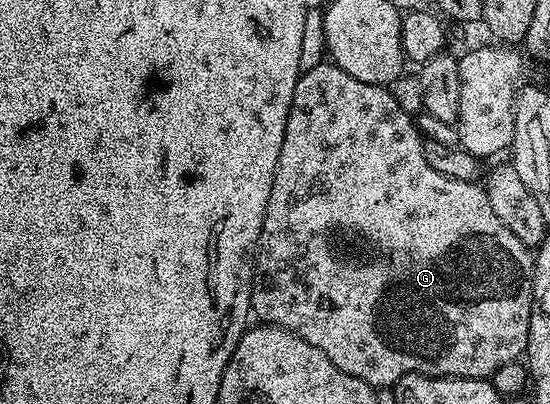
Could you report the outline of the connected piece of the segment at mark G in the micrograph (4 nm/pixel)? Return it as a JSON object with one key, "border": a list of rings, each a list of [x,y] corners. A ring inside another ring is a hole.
{"border":[[[331,60],[320,62],[317,66],[310,67],[309,70],[307,67],[296,81],[296,87],[294,88],[292,107],[286,120],[286,132],[282,136],[282,152],[278,156],[278,164],[274,172],[274,184],[270,188],[270,200],[266,204],[266,216],[262,224],[260,243],[256,246],[256,256],[252,272],[251,313],[255,317],[257,314],[260,317],[257,319],[261,323],[269,326],[281,326],[298,336],[302,336],[302,340],[306,340],[306,344],[314,344],[314,348],[318,348],[318,352],[326,352],[328,359],[338,368],[342,368],[342,372],[346,372],[350,376],[362,380],[366,385],[373,388],[382,386],[393,387],[399,378],[407,374],[430,374],[433,378],[491,379],[492,374],[498,372],[498,368],[502,368],[502,364],[510,364],[514,361],[514,356],[523,355],[528,348],[530,316],[532,315],[533,251],[529,247],[524,246],[522,240],[518,240],[518,236],[514,236],[514,232],[510,232],[510,228],[506,228],[506,224],[502,224],[502,220],[498,220],[498,216],[494,216],[494,208],[490,208],[488,193],[484,190],[483,185],[476,182],[454,180],[450,176],[442,176],[442,172],[434,172],[434,168],[430,168],[430,164],[426,164],[426,156],[422,156],[422,152],[420,151],[421,141],[422,135],[416,129],[413,115],[407,114],[406,111],[403,111],[398,106],[398,101],[392,95],[391,89],[375,86],[374,84],[366,84],[362,80],[354,80],[354,76],[350,76],[350,72],[342,72],[342,68],[338,68],[335,62]]]}

